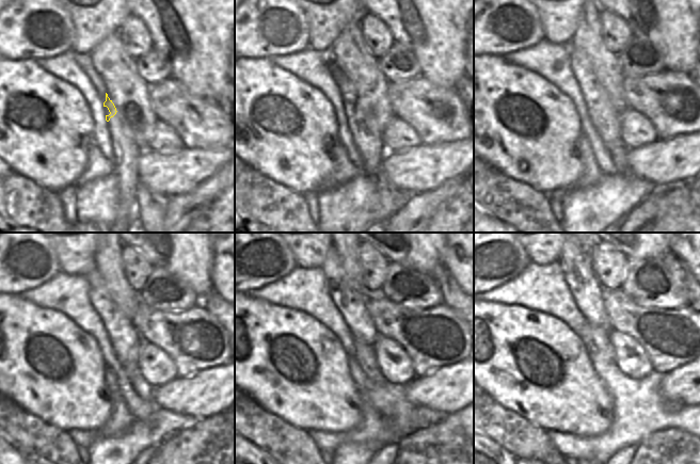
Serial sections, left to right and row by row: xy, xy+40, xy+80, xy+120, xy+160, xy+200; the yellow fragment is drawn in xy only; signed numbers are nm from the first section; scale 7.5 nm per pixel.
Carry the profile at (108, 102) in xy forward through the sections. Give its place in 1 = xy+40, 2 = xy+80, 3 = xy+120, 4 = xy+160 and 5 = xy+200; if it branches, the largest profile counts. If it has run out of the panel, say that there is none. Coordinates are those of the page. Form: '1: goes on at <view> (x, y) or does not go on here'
1: goes on at xy+40 (349, 96)
2: goes on at xy+80 (597, 99)
3: goes on at xy+120 (120, 329)
4: goes on at xy+160 (351, 304)
5: goes on at xy+200 (586, 289)

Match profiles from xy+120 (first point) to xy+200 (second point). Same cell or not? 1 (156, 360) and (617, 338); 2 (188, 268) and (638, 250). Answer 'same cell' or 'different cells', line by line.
1: same cell
2: same cell

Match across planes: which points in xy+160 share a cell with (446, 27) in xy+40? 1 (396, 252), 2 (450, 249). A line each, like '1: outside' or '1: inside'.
1: inside
2: outside

